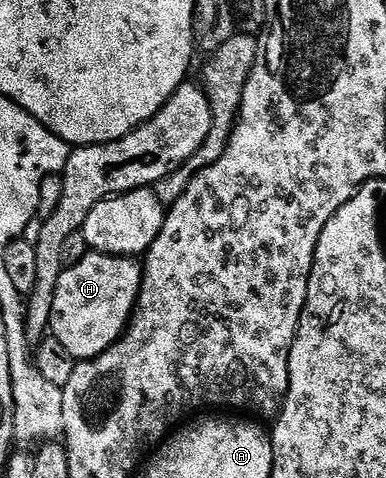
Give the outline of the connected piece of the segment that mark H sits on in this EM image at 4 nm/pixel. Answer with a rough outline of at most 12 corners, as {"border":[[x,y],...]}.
{"border":[[102,252],[63,267],[49,331],[91,360],[134,315],[142,264]]}

